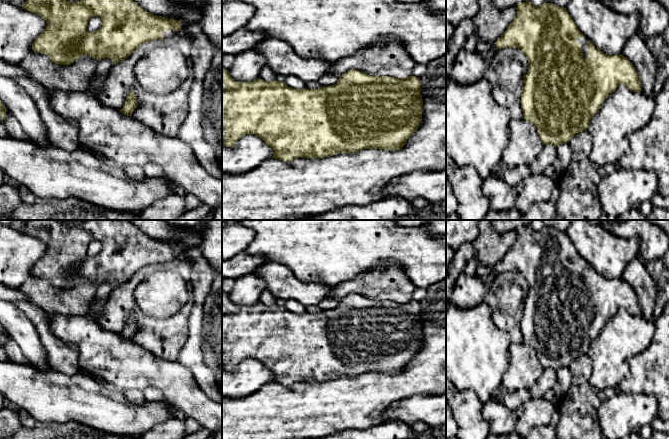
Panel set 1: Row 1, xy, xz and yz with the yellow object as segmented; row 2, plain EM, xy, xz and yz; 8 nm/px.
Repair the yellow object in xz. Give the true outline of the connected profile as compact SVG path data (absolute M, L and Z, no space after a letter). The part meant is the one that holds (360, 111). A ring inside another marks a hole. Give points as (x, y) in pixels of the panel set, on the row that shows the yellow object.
M222 67L222 147L231 147L239 139L247 134L252 134L260 137L267 145L273 149L274 159L280 159L285 162L292 161L293 159L304 158L323 158L333 156L339 153L357 153L364 149L384 149L384 150L397 150L403 148L407 140L419 128L422 121L423 112L423 99L421 95L421 82L420 78L410 76L408 78L394 78L389 76L371 76L359 70L350 70L334 85L321 86L318 89L294 89L289 87L284 82L264 81L258 78L250 82L237 82L229 74L228 70Z

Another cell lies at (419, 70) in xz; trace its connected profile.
M416 64L412 69L412 76L422 77L427 71L427 65Z

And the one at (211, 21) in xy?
M203 0L201 4L201 29L214 47L222 49L222 0Z

